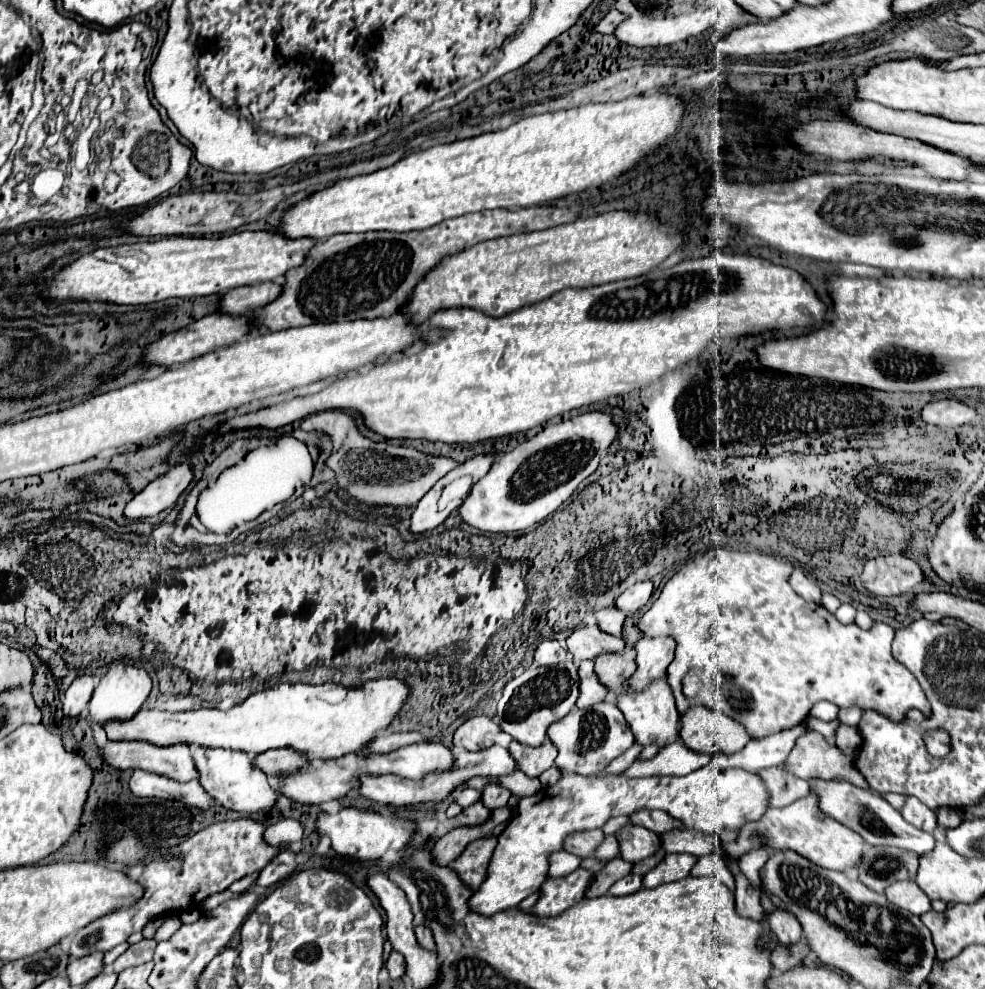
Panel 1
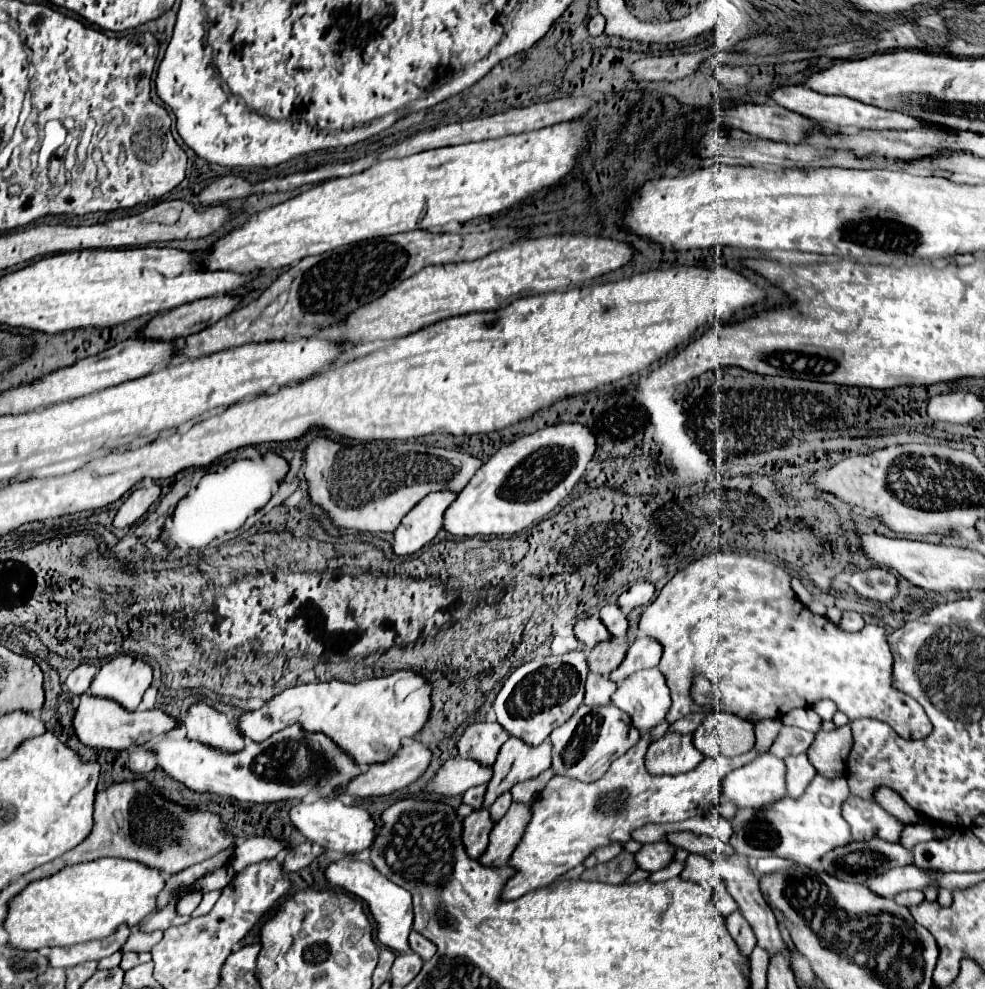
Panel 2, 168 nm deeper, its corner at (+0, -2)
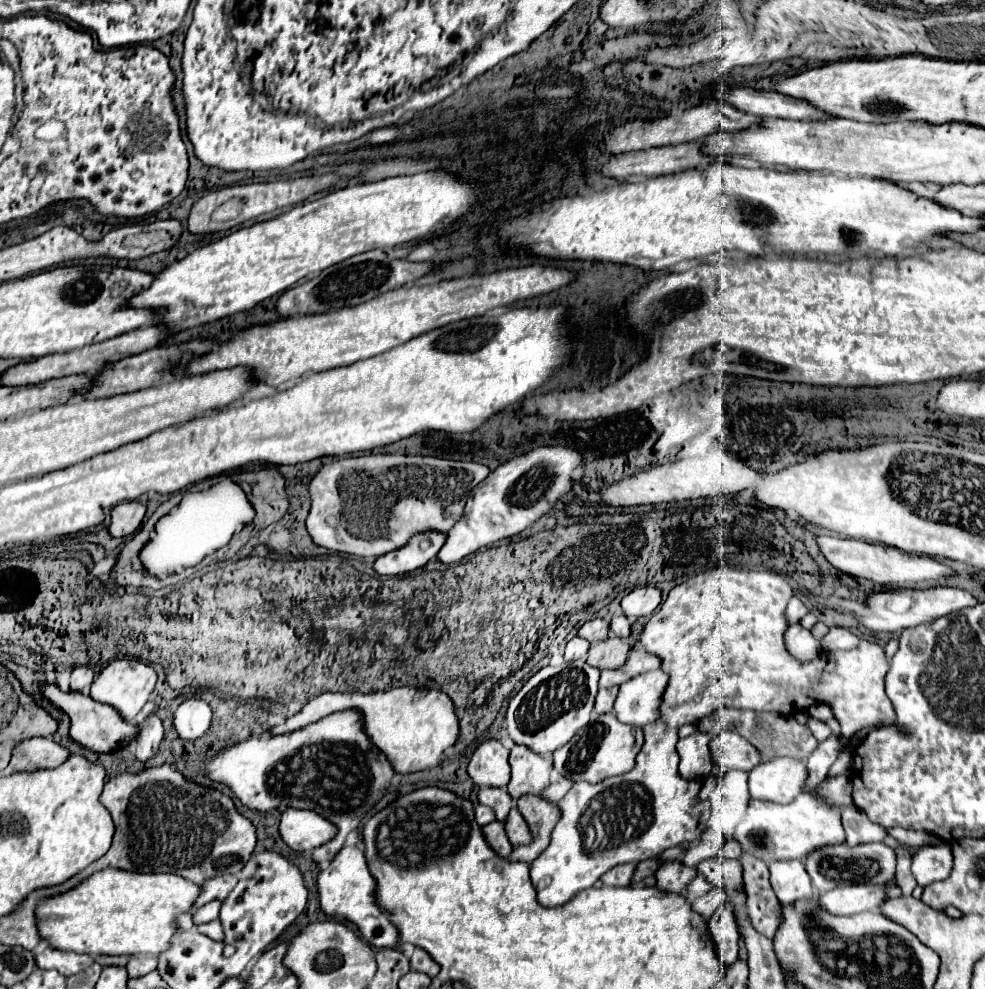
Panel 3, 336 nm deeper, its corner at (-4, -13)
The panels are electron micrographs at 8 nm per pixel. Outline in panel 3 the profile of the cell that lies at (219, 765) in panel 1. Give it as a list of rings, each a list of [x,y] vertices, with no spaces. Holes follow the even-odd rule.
[[[200,696],[186,698],[174,712],[174,728],[184,740],[196,740],[210,728],[212,710]]]

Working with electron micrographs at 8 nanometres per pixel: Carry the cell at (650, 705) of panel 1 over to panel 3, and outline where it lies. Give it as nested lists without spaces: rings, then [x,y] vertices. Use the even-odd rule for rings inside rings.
[[[662,670],[644,672],[620,686],[614,714],[620,722],[632,726],[646,726],[660,718],[660,696],[668,684],[668,674]]]

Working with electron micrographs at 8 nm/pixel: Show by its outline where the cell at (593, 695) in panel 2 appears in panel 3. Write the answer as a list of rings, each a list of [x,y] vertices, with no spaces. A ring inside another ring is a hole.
[[[612,686],[612,688],[600,688],[600,690],[598,690],[598,696],[596,696],[596,712],[600,712],[600,714],[612,712],[616,694],[618,694],[618,686]]]

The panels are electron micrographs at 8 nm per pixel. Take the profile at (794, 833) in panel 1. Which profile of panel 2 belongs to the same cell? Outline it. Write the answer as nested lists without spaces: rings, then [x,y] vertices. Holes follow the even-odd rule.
[[[816,775],[812,783],[808,785],[806,793],[798,799],[784,797],[776,801],[774,805],[766,809],[756,809],[756,811],[740,811],[732,819],[732,837],[730,845],[736,853],[746,855],[746,857],[782,857],[790,859],[794,863],[802,865],[814,865],[814,861],[820,861],[824,853],[830,853],[830,849],[844,847],[850,837],[850,827],[844,823],[840,815],[842,801],[850,795],[846,779],[826,779]]]

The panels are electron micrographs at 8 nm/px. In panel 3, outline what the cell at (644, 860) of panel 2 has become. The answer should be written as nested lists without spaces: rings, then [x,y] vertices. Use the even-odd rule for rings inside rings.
[[[678,860],[666,862],[656,872],[658,888],[672,894],[684,894],[686,886],[692,882],[692,878],[696,878],[696,874],[696,868],[690,868]]]

